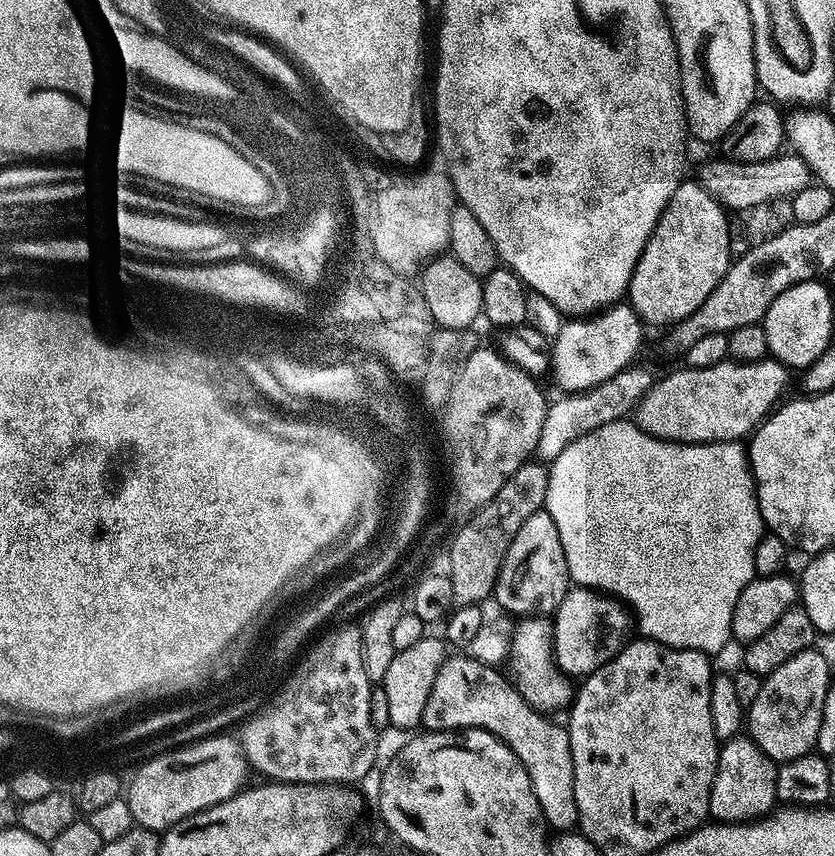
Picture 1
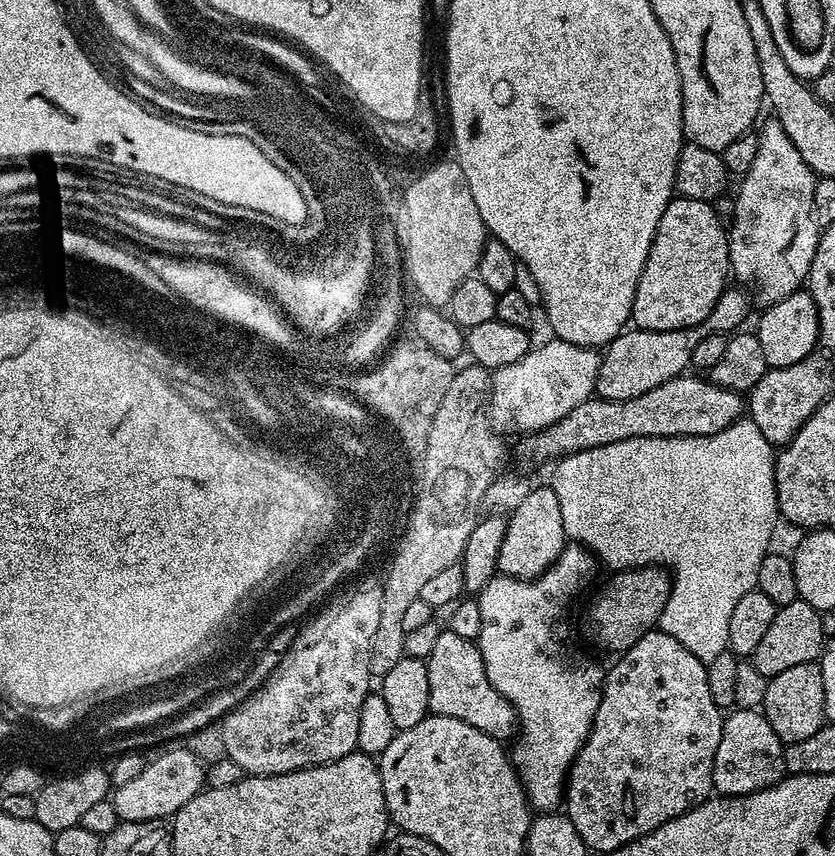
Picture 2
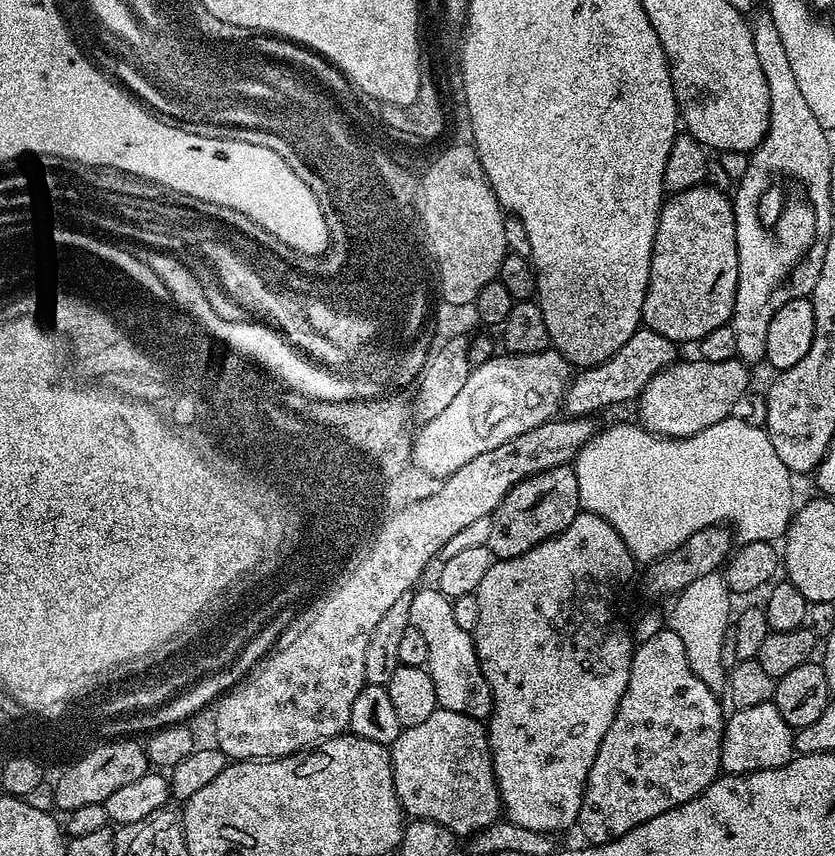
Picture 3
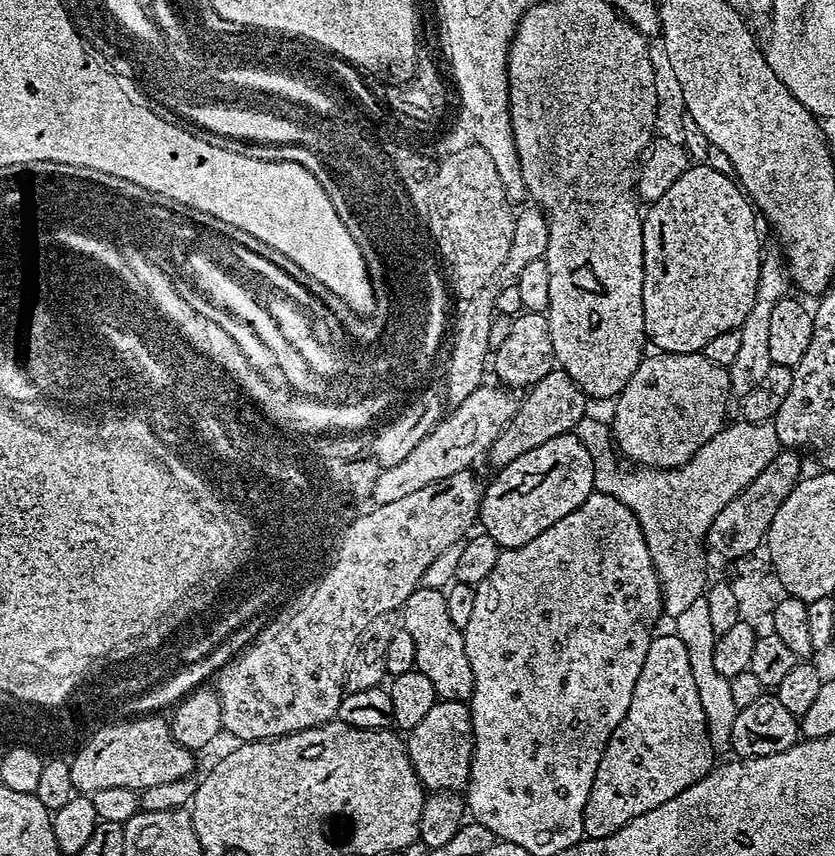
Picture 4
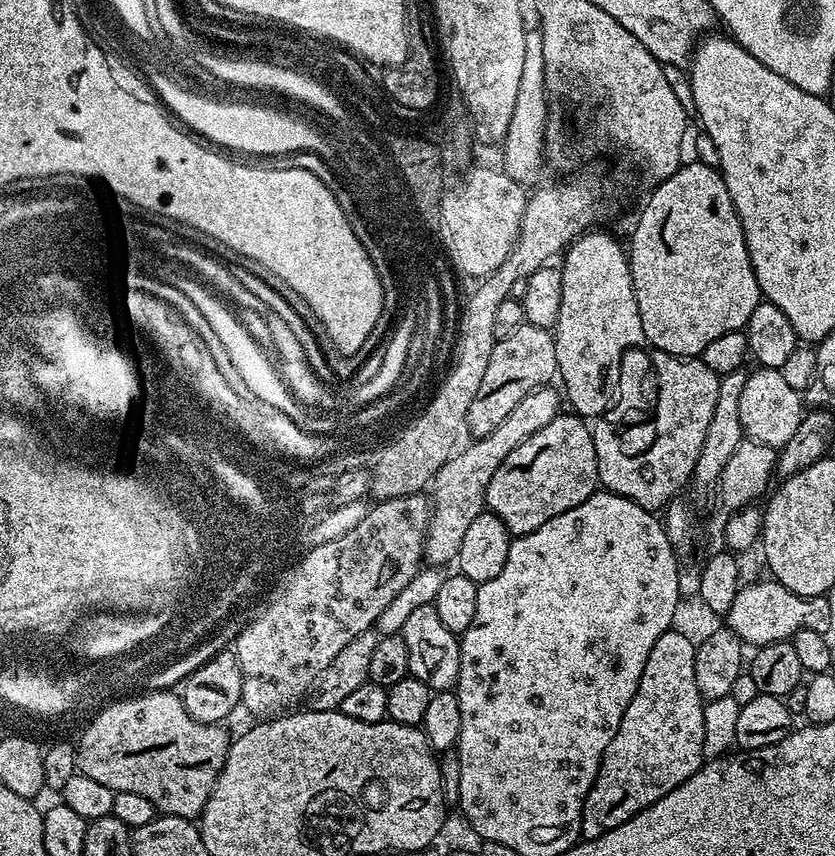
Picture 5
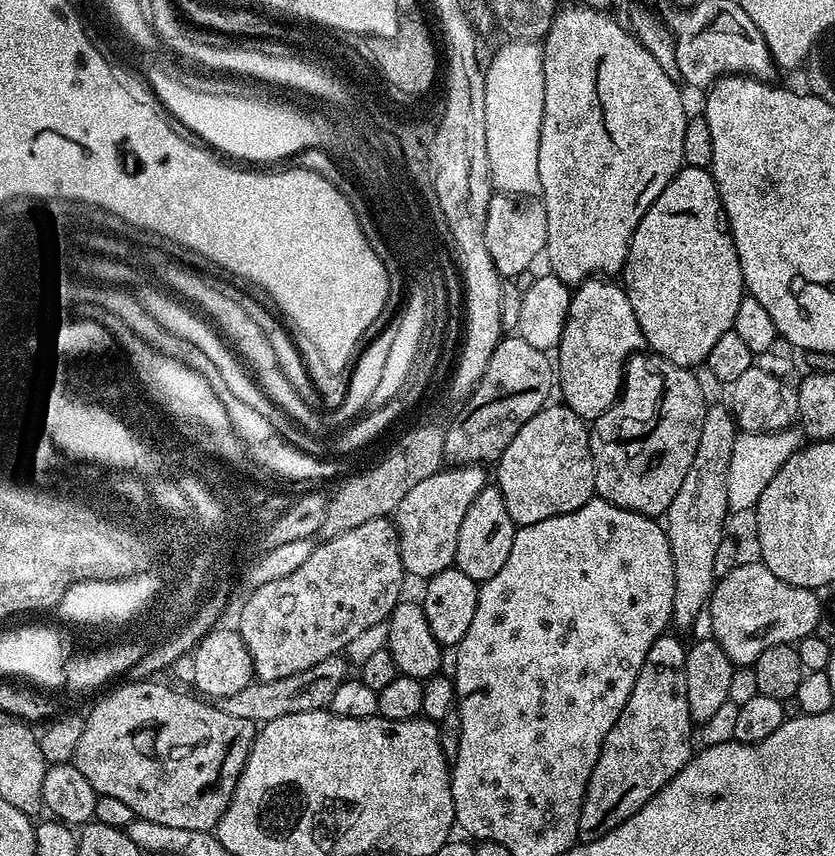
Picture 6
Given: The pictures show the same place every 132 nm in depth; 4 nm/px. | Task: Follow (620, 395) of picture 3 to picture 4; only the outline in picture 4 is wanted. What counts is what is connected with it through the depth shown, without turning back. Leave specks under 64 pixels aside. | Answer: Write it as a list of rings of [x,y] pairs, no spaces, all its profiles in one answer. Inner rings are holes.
[[[556,366],[537,384],[527,389],[525,400],[519,401],[514,418],[494,438],[488,447],[486,460],[493,464],[493,469],[504,468],[514,458],[522,458],[526,450],[534,450],[534,446],[542,446],[542,442],[550,442],[550,438],[558,438],[562,434],[572,432],[576,423],[586,415],[586,397],[582,389],[566,374],[563,368]]]

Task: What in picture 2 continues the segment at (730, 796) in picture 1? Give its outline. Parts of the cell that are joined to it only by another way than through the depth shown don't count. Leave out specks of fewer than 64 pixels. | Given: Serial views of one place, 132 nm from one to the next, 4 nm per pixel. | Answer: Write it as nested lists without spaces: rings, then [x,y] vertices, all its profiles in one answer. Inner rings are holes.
[[[741,708],[724,716],[722,738],[718,738],[718,750],[714,750],[712,763],[711,787],[717,788],[720,796],[749,796],[751,792],[769,788],[776,783],[776,768],[778,772],[781,764],[782,745],[772,733],[763,711]]]

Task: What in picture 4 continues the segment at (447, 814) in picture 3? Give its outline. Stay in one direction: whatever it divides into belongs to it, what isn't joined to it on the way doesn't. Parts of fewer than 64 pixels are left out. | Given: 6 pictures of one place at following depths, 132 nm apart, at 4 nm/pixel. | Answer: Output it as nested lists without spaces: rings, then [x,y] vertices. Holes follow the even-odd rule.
[[[437,699],[429,712],[407,733],[408,757],[428,792],[460,792],[468,787],[472,765],[472,709],[462,700]]]

